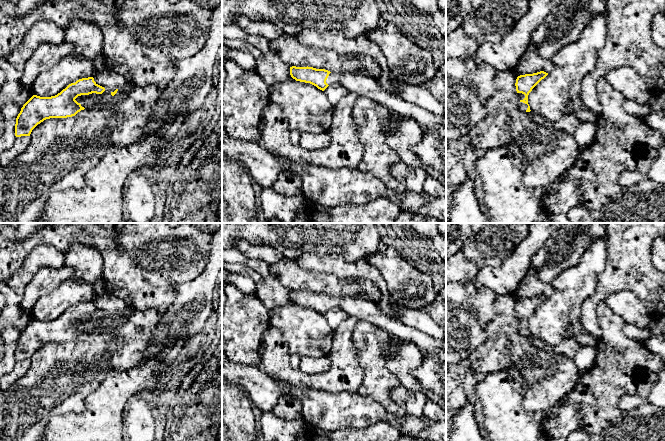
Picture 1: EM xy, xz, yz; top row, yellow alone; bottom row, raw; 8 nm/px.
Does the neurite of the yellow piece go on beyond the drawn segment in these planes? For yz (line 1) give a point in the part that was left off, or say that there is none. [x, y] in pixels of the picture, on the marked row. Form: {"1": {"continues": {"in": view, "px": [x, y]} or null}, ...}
{"1": {"continues": {"in": "yz", "px": [523, 107]}}}

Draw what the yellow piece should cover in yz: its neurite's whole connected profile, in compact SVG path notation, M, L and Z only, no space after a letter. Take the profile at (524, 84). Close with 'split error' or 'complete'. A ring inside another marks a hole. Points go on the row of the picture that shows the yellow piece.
M540 71L533 74L520 75L516 79L516 91L520 99L519 109L523 112L530 112L530 106L528 104L528 95L532 89L544 79L548 73Z | split error

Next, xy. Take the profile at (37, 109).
M93 77L82 78L69 84L60 93L51 97L33 95L21 108L16 118L15 136L30 136L32 130L41 122L50 118L75 116L85 108L75 99L81 95L93 94L99 99L99 105L111 103L122 90L106 90L98 85Z | split error

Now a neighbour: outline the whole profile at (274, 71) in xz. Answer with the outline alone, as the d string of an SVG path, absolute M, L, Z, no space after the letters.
M235 23L222 25L222 39L245 39L261 54L256 58L255 71L267 84L270 92L275 86L296 81L290 75L290 64L282 61L279 55L271 50L271 41L259 35L248 35Z

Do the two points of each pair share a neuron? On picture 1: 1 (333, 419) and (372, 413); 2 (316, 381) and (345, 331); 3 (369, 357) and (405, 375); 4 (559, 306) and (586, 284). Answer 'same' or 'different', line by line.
1: same
2: same
3: different
4: same

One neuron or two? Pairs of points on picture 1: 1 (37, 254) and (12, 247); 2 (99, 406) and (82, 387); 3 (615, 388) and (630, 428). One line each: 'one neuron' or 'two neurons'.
1: two neurons
2: two neurons
3: one neuron

